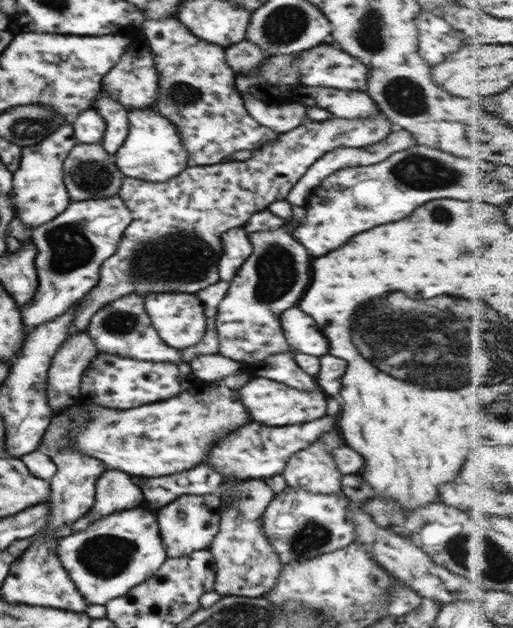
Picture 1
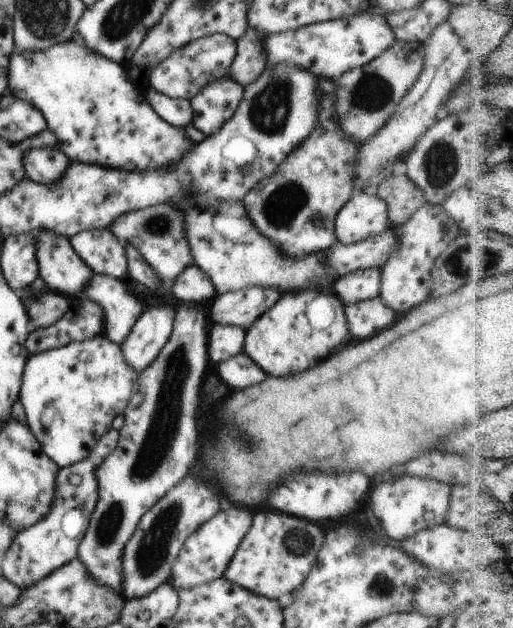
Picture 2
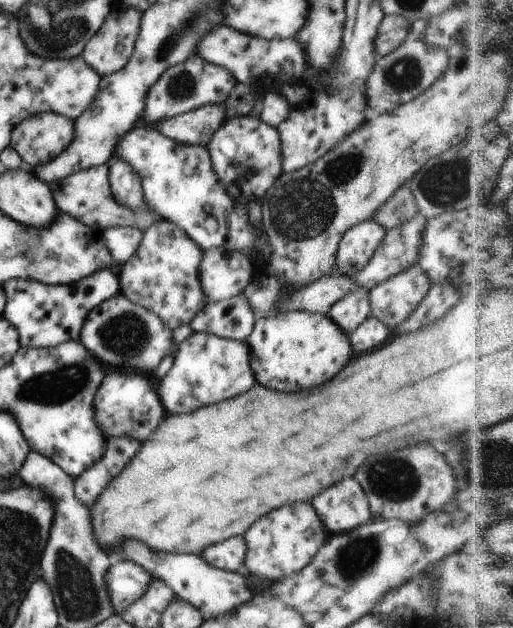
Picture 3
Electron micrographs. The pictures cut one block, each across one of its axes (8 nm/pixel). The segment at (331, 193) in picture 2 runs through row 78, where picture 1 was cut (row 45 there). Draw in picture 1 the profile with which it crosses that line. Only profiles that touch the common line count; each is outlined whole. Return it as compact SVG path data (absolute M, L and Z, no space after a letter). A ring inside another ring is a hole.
M332 44L302 51L302 56L296 59L295 64L300 72L300 82L306 86L368 91L366 65Z

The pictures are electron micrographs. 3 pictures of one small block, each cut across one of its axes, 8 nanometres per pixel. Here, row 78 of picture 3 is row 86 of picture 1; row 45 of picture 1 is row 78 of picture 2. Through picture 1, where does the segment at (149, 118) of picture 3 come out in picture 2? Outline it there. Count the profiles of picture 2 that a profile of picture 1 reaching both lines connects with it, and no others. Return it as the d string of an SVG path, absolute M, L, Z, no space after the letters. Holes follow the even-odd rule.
M222 33L204 35L198 40L193 40L176 52L172 52L166 60L162 60L156 68L150 71L148 86L156 92L173 99L192 100L202 92L204 86L228 75L232 62L237 55L237 41Z

